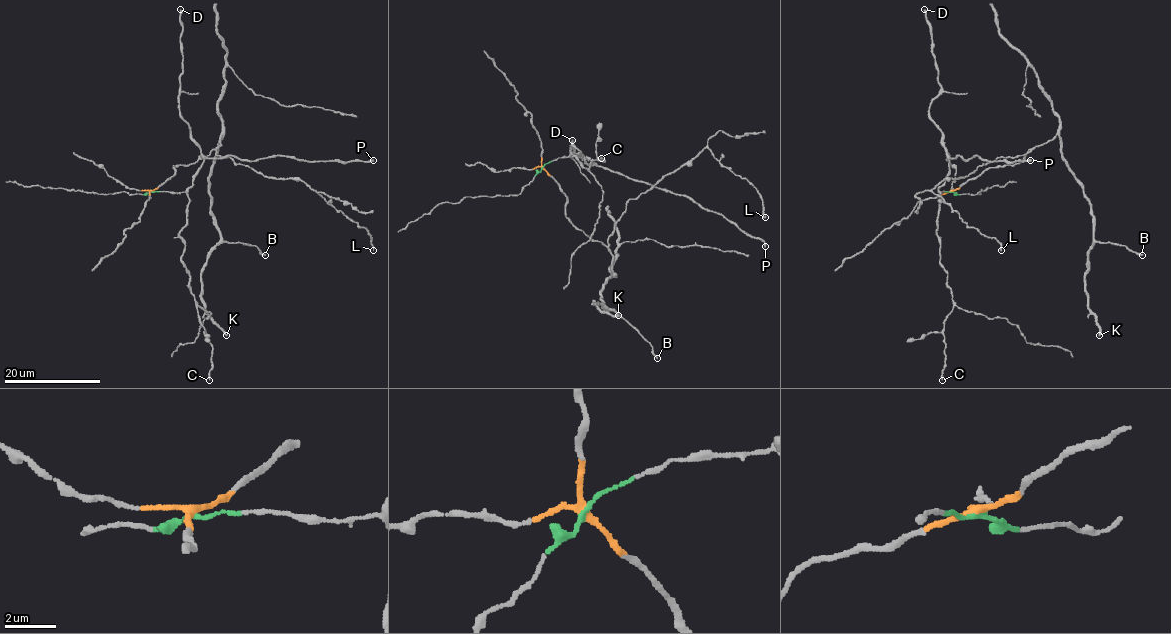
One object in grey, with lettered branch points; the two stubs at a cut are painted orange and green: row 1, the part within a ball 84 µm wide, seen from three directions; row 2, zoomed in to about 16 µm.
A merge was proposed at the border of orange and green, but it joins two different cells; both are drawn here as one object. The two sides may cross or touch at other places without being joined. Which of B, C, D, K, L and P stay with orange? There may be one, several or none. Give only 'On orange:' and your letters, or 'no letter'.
On orange: B, K, L

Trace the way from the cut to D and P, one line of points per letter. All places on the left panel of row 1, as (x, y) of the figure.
D: (150, 191), (185, 192), (203, 161), (203, 155), (179, 110), (183, 59), (179, 10)
P: (150, 191), (180, 193), (188, 189), (206, 158), (373, 159)

